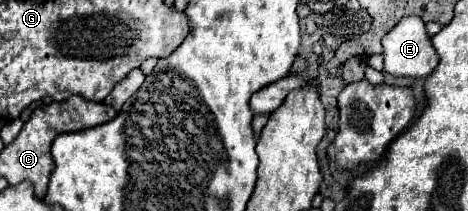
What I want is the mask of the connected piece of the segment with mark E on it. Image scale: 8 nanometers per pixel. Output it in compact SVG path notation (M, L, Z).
M406 16L384 38L384 70L392 76L426 78L438 64L436 50L430 44L424 22L418 16Z

